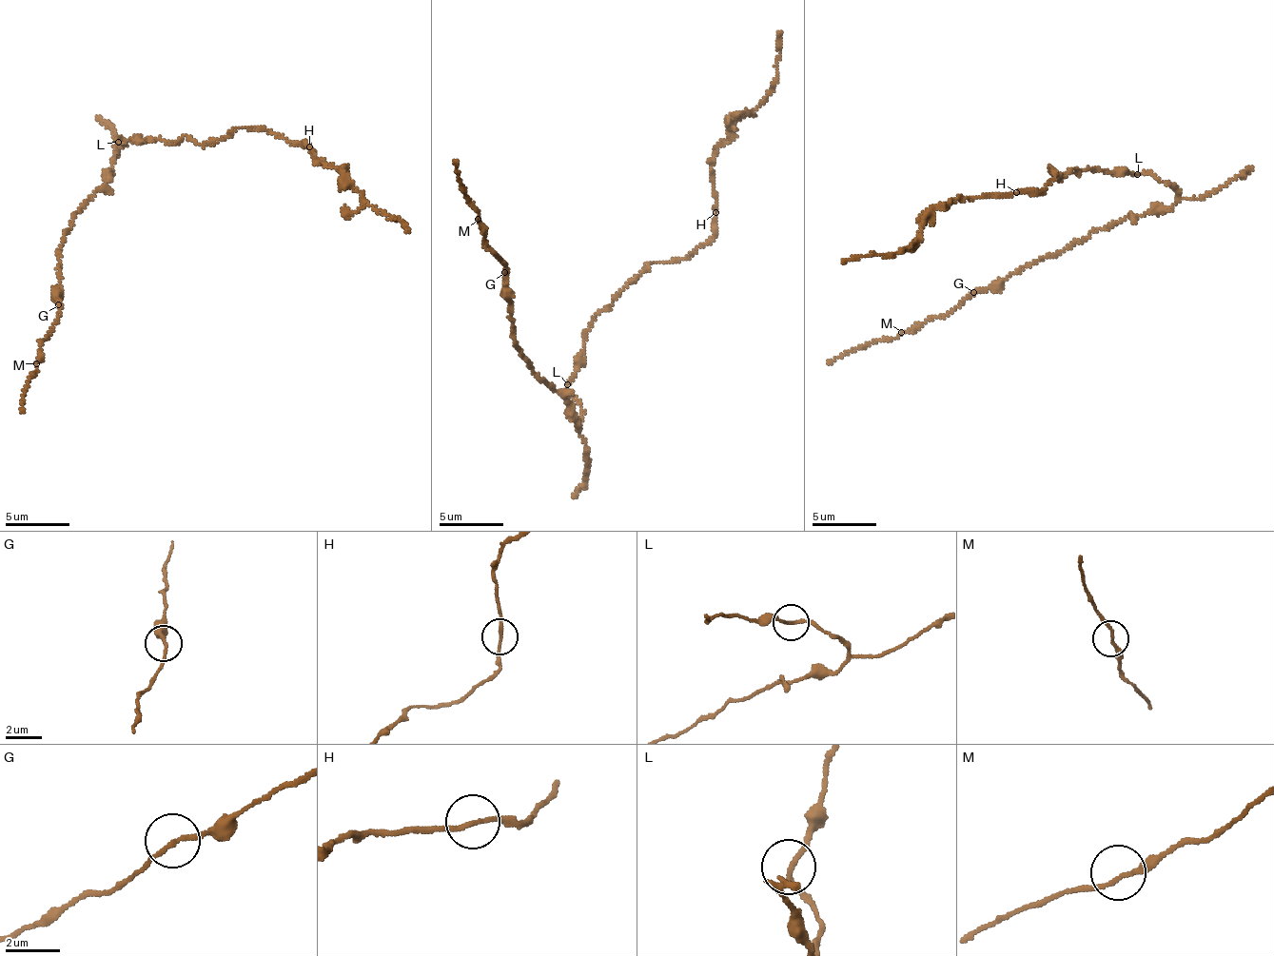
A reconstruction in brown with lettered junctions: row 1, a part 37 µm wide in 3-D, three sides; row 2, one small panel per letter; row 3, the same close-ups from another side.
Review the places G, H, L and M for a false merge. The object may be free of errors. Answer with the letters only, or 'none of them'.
none of them

